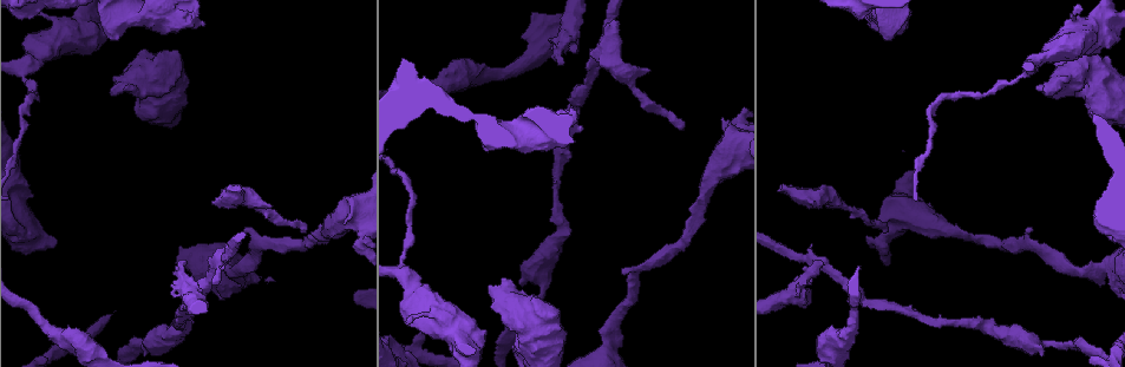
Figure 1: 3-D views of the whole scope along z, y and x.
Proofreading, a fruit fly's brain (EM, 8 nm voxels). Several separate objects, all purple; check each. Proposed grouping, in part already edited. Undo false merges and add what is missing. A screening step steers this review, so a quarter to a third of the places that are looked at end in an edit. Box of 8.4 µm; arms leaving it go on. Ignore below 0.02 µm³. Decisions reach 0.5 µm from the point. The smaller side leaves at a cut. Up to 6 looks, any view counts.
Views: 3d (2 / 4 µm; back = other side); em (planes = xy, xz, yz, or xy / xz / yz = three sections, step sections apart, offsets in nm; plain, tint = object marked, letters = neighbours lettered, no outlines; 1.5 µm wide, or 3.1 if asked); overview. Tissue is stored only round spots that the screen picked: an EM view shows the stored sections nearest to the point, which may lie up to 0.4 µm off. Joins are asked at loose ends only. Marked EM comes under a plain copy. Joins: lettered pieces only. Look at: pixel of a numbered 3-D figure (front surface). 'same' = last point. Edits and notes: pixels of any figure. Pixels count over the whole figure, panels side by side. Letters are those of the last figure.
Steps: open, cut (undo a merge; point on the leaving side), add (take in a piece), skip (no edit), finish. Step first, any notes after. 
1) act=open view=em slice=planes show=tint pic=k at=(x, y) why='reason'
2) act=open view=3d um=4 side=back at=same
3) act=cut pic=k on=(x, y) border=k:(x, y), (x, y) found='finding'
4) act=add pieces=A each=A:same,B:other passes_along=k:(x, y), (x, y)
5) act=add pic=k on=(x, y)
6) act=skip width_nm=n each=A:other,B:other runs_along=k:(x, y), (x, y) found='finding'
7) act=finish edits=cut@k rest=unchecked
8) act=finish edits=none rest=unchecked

act=open view=em slice=planes show=letters pic=1 at=(237, 188) why='an open end'

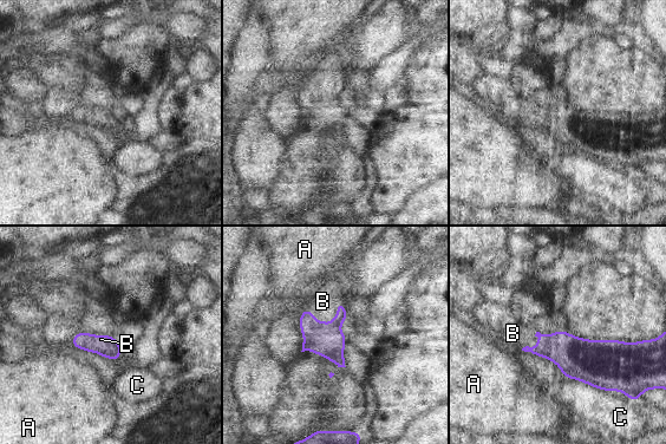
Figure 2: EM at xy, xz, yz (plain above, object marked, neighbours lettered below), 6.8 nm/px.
act=add pieces=B width_nm=140 each=A:other,B:same,C:other passes_along=2:(327, 340), (327, 324), (322, 301) found='the neuron continues'

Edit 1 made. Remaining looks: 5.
act=open view=overview

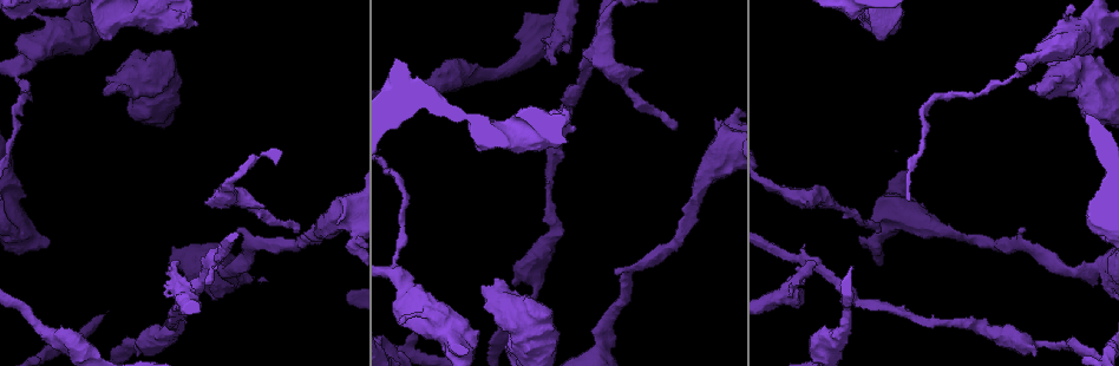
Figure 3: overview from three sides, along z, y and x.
act=open view=em slice=planes show=letters pic=3 at=(615, 273) why='branch stops here'

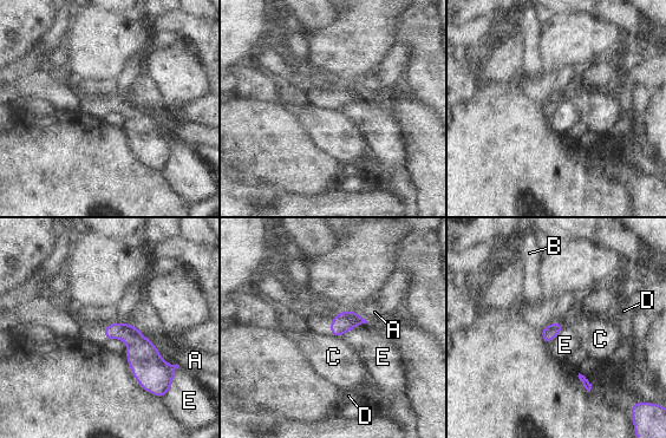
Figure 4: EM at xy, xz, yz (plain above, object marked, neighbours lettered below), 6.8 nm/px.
act=skip each=A:other,B:other,C:other,D:other,E:other border=4:(332, 334), (340, 337) found='no lettered piece goes on from it'

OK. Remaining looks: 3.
act=open view=em slice=planes show=letters pic=3 at=(877, 38) why='thick end'

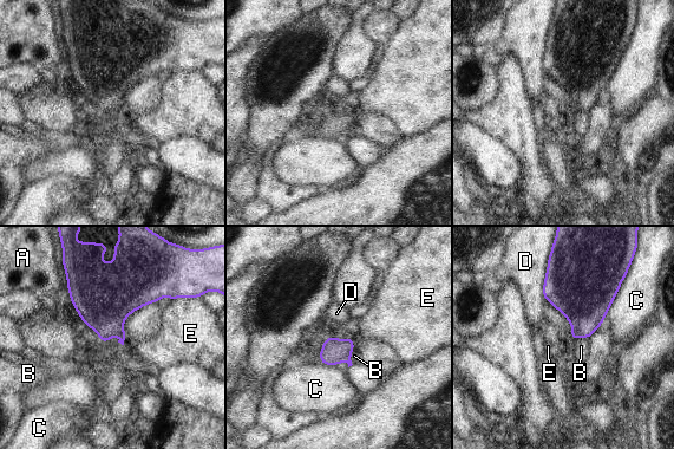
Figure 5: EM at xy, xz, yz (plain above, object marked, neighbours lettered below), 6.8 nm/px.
act=skip longest_contact=C:280nm each=A:other,B:other,C:other,D:other,E:other border=5:(354, 347), (351, 352), (352, 364) found='no lettered piece goes on from it'

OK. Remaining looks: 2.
act=finish edits=add@2 rest=unchecked

